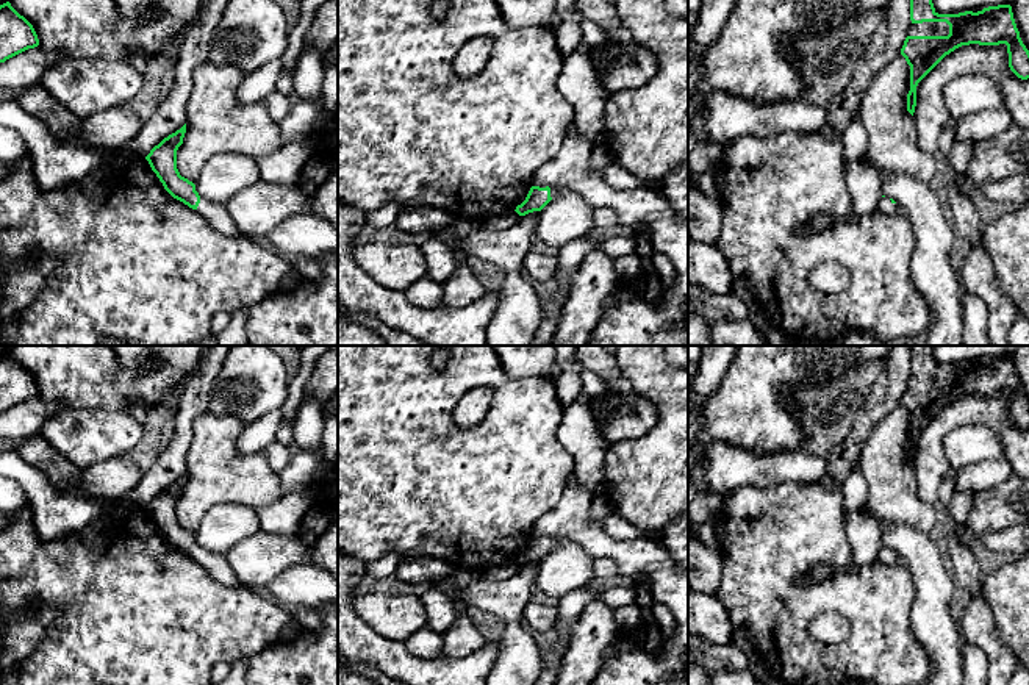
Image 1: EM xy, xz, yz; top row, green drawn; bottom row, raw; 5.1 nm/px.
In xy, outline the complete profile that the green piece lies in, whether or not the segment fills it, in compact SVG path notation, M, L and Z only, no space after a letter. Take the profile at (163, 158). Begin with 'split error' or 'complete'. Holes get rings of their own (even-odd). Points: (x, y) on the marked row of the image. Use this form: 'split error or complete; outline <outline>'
split error; outline M186 124L175 133L164 138L145 156L164 189L177 200L203 216L208 224L225 236L239 236L241 231L224 205L202 199L195 185L181 177L177 169L177 150L183 144Z

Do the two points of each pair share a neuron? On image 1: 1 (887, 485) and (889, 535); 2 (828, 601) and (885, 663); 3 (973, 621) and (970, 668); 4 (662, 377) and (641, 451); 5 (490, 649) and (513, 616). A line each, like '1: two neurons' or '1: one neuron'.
1: two neurons
2: one neuron
3: two neurons
4: one neuron
5: two neurons

